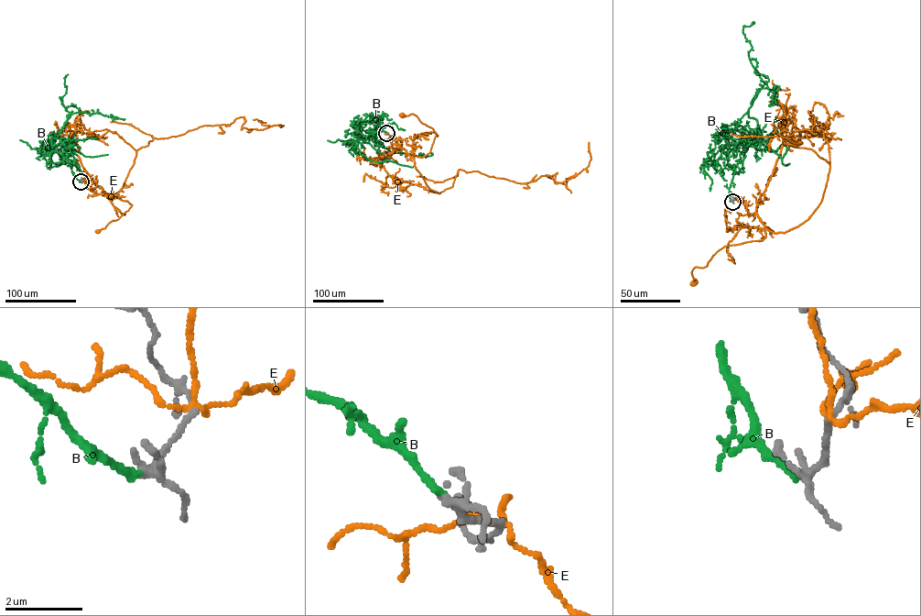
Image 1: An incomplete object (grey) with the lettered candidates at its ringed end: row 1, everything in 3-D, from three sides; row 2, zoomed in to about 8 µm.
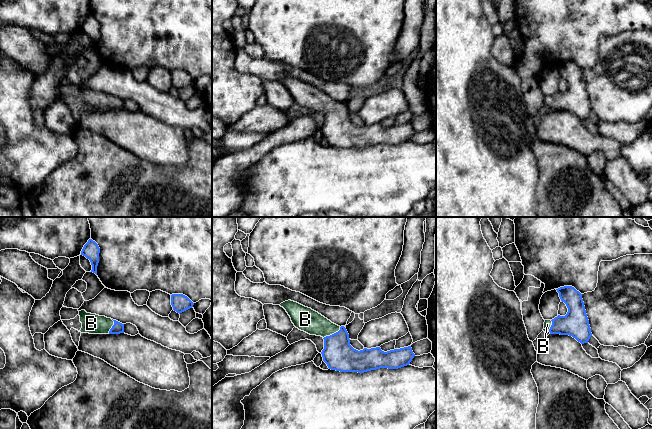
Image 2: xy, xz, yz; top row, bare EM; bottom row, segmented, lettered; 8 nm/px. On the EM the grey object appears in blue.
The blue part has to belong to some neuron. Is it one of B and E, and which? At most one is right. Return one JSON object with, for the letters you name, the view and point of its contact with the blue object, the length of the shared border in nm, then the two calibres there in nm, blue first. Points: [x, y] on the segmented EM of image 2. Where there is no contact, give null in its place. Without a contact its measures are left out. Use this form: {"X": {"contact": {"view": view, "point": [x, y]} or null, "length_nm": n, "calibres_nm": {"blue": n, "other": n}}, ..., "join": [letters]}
{"B": {"contact": {"view": "xz", "point": [332, 334]}, "length_nm": 170, "calibres_nm": {"blue": 240, "other": 190}}, "join": ["B"]}

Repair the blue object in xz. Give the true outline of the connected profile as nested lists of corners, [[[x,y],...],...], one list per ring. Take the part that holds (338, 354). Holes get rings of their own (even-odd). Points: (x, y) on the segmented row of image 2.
[[[291,300],[280,306],[286,310],[296,328],[324,339],[321,354],[331,370],[364,373],[380,368],[398,369],[409,365],[415,356],[411,346],[387,352],[380,347],[358,351],[350,345],[344,326],[340,327],[311,308]]]

